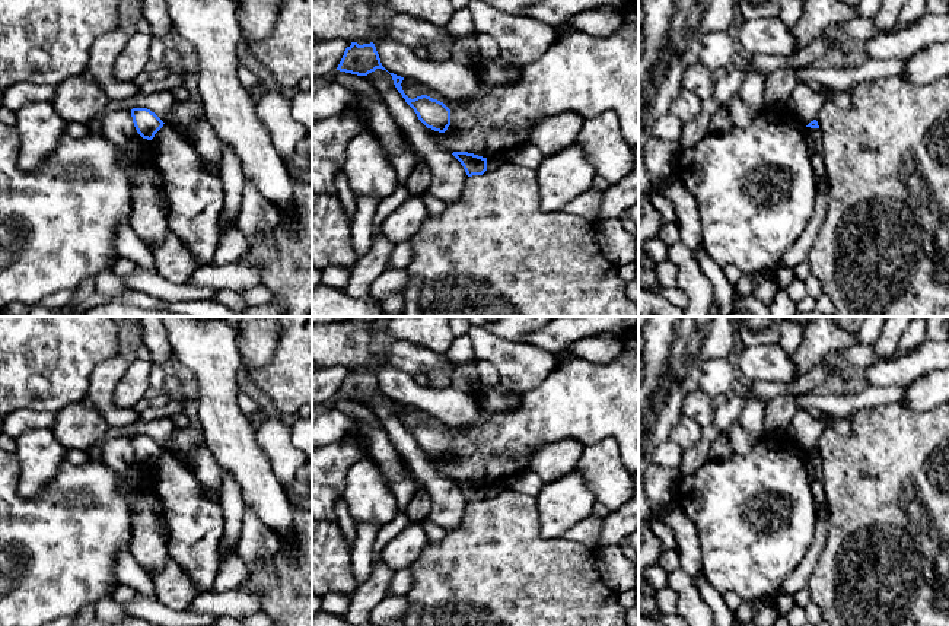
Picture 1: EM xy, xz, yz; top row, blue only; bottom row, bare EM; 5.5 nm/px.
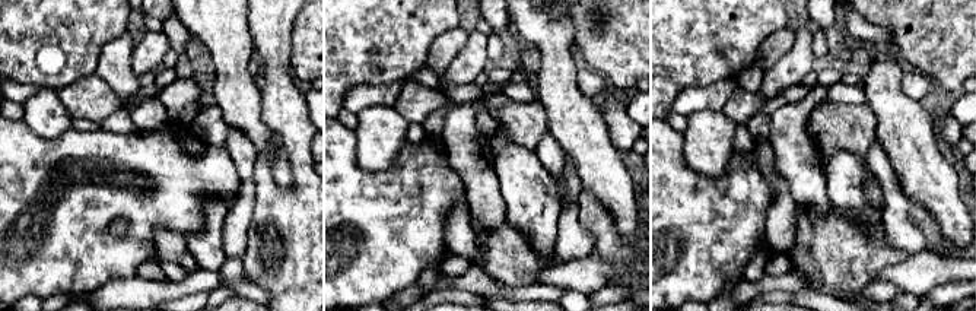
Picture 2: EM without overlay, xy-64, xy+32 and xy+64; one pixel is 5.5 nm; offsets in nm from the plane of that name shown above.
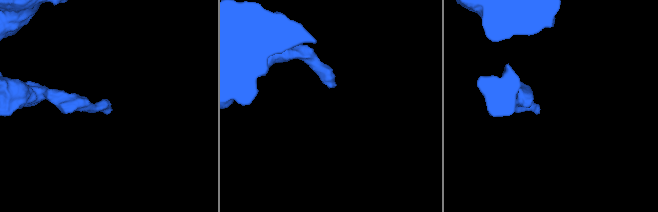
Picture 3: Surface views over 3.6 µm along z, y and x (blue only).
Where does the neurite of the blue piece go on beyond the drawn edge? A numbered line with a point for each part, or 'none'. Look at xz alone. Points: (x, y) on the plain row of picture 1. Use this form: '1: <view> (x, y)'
none

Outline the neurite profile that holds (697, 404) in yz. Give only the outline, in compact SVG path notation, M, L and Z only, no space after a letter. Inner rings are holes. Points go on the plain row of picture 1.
M701 390L685 395L682 414L695 420L701 428L707 428L714 419L714 406L711 398Z

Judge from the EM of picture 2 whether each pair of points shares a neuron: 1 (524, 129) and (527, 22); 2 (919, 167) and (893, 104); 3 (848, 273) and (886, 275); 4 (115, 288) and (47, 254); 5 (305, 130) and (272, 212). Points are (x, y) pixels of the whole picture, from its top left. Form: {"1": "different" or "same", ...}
{"1": "different", "2": "same", "3": "different", "4": "different", "5": "same"}

